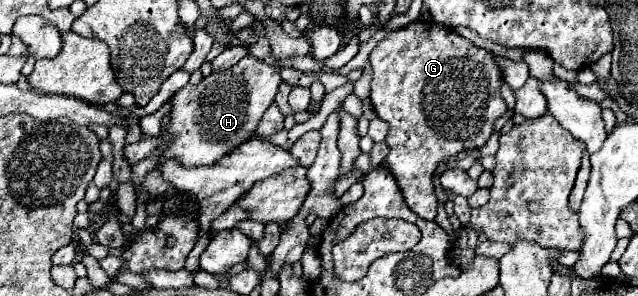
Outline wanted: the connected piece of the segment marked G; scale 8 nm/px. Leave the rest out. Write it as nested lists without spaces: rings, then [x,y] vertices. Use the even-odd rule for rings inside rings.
[[[414,21],[402,29],[392,31],[374,47],[370,53],[370,63],[374,77],[369,99],[376,115],[390,125],[386,135],[390,153],[386,155],[382,167],[394,175],[408,207],[418,217],[434,221],[436,195],[432,187],[432,175],[436,171],[436,163],[440,163],[446,155],[478,149],[490,139],[496,119],[506,113],[506,101],[500,95],[500,87],[504,83],[502,69],[496,63],[492,51],[472,45],[454,29],[448,29],[436,21]]]

